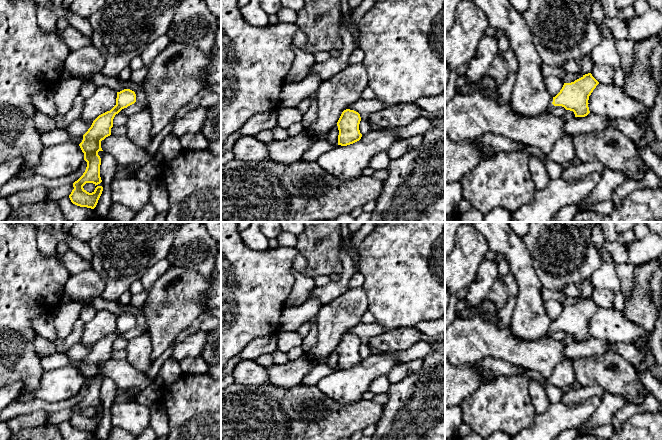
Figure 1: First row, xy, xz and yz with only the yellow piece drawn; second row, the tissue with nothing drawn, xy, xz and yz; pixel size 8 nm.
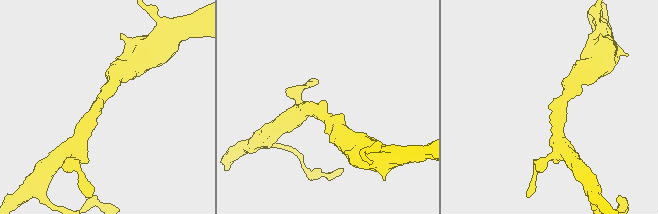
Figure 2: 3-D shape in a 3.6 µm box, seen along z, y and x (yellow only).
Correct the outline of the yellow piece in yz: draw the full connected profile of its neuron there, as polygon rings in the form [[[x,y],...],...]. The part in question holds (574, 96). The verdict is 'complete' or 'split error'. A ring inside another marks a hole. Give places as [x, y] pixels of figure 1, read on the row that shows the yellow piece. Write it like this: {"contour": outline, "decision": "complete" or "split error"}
{"contour": [[[591,73],[583,75],[574,82],[564,83],[560,92],[553,97],[552,104],[573,111],[575,117],[585,117],[590,113],[589,96],[598,84]]], "decision": "complete"}

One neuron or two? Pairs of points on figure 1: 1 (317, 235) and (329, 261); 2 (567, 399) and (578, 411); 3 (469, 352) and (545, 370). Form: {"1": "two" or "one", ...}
{"1": "one", "2": "two", "3": "one"}

